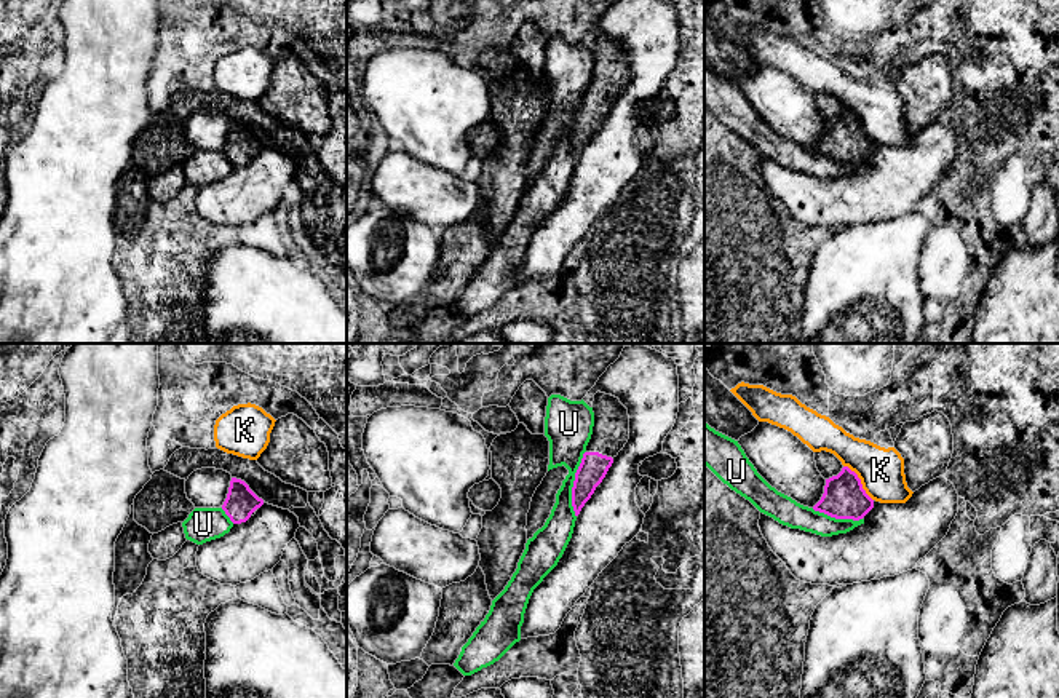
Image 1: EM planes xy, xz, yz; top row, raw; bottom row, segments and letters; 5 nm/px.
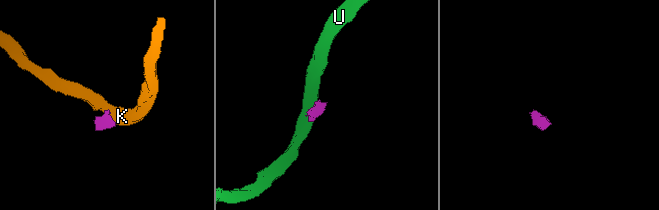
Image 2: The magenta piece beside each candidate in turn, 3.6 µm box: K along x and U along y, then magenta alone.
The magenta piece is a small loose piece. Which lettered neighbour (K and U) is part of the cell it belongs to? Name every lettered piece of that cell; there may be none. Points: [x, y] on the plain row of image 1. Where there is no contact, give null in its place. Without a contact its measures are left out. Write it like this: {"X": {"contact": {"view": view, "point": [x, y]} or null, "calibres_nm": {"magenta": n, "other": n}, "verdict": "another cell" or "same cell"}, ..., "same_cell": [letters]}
{"K": {"contact": {"view": "yz", "point": [860, 123]}, "calibres_nm": {"magenta": 220, "other": 220}, "verdict": "another cell"}, "U": {"contact": {"view": "xz", "point": [574, 126]}, "calibres_nm": {"magenta": 140, "other": 200}, "verdict": "another cell"}, "same_cell": []}

